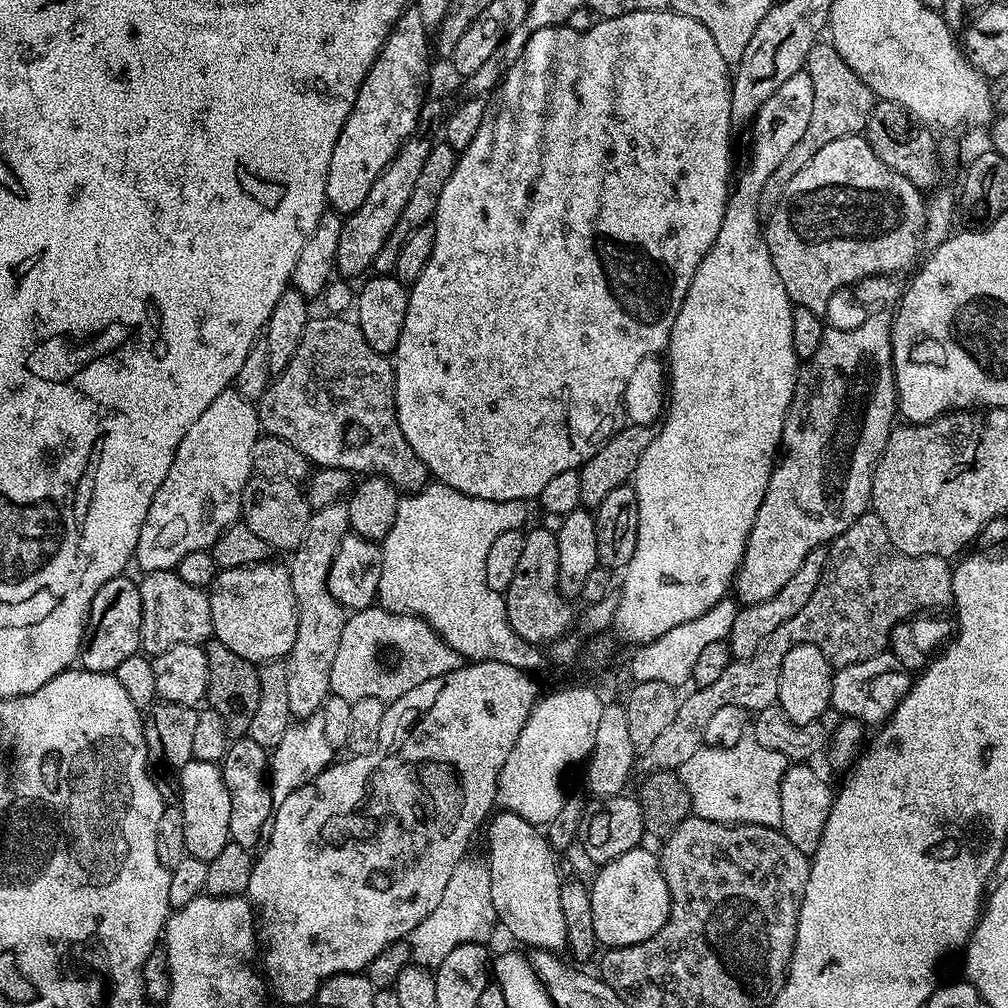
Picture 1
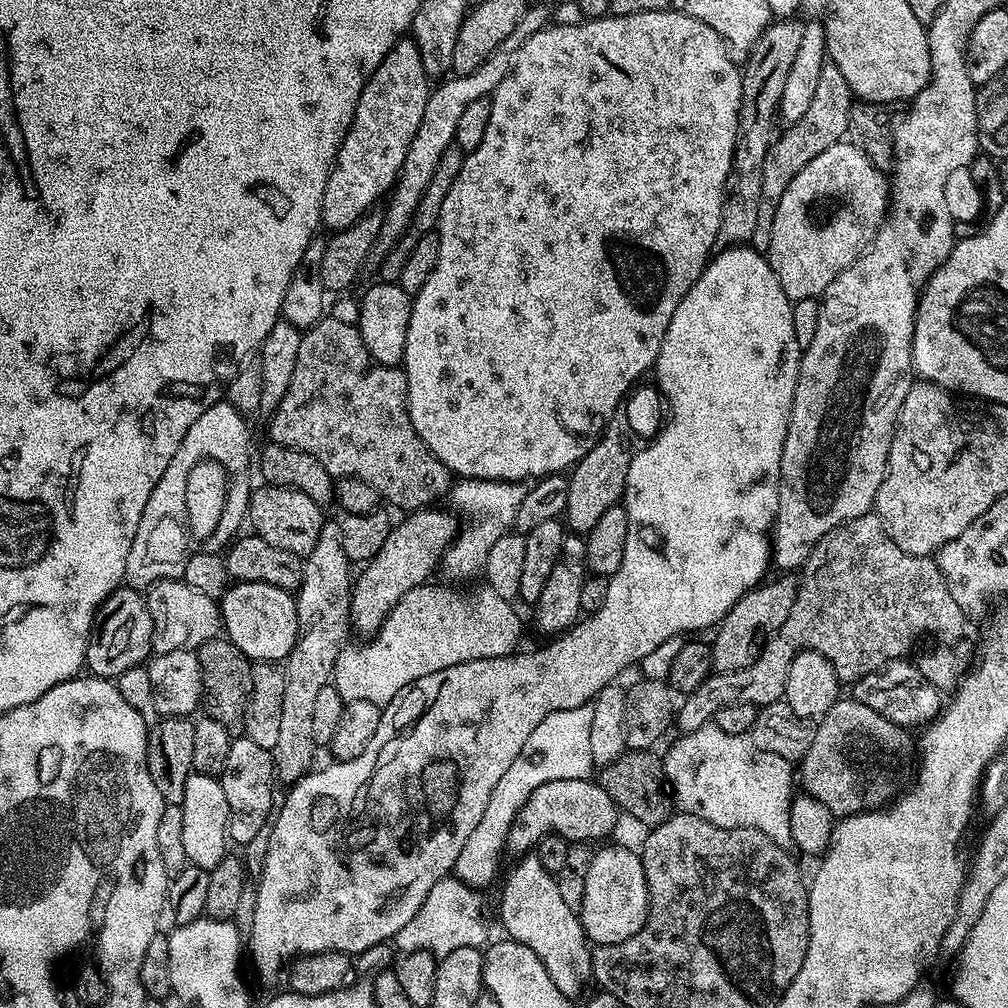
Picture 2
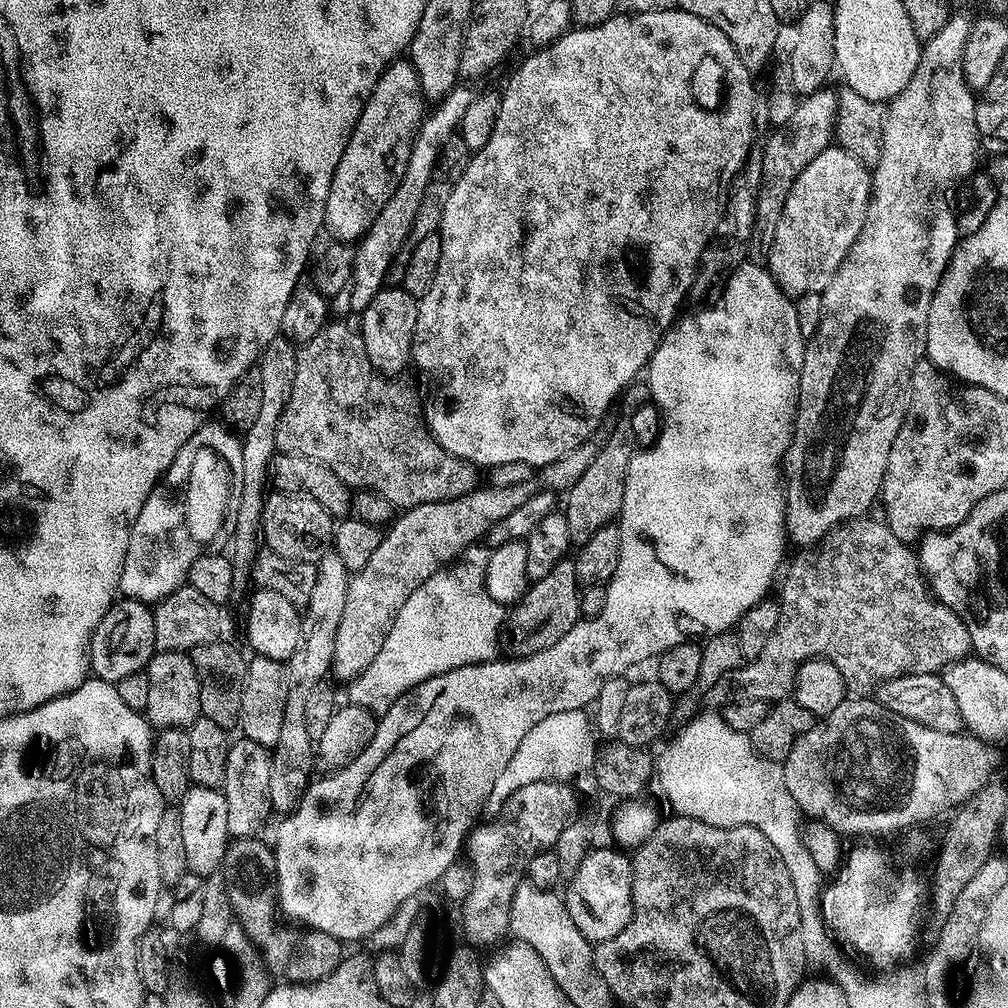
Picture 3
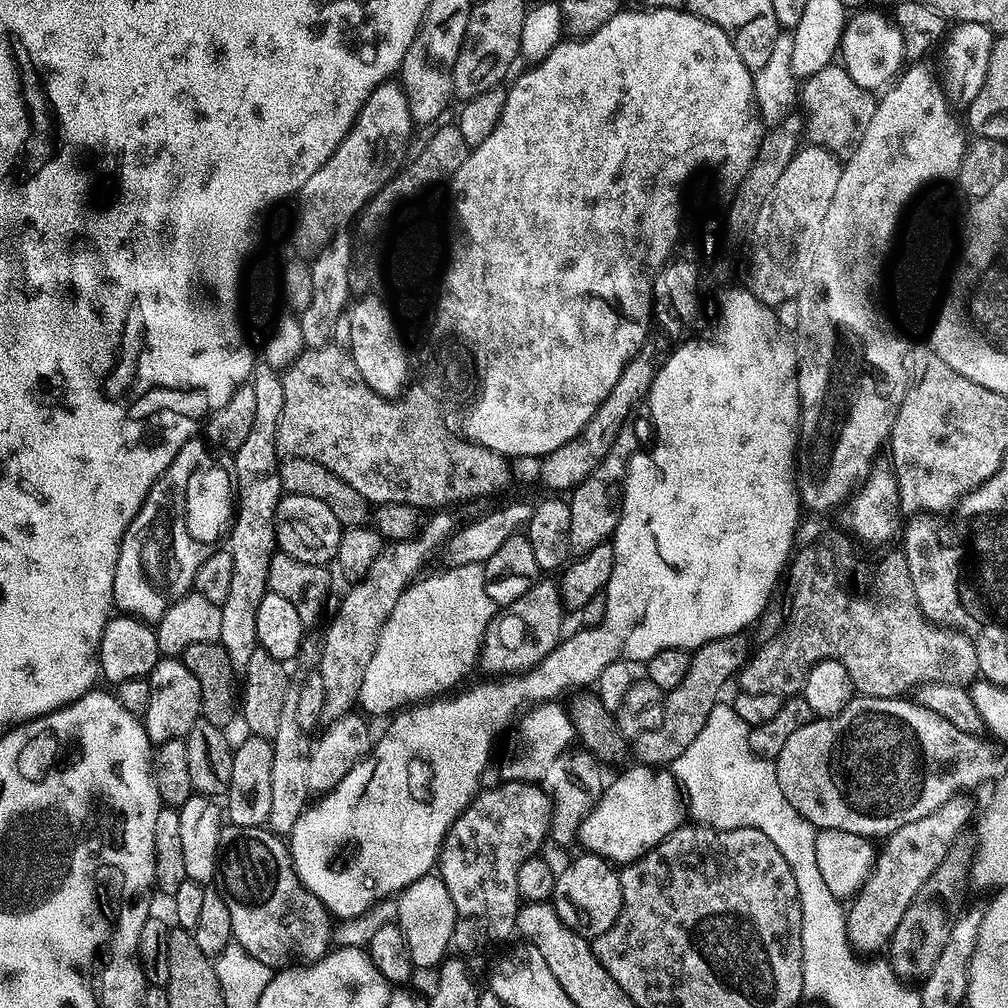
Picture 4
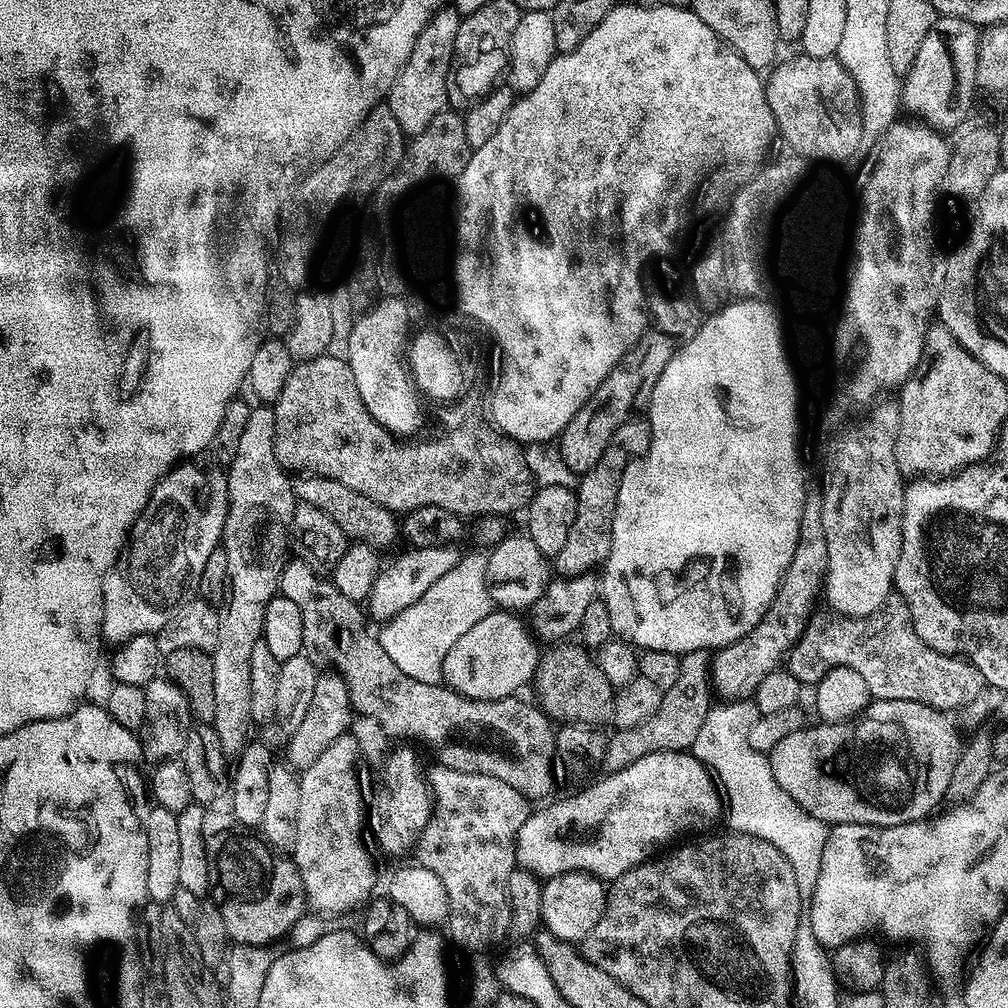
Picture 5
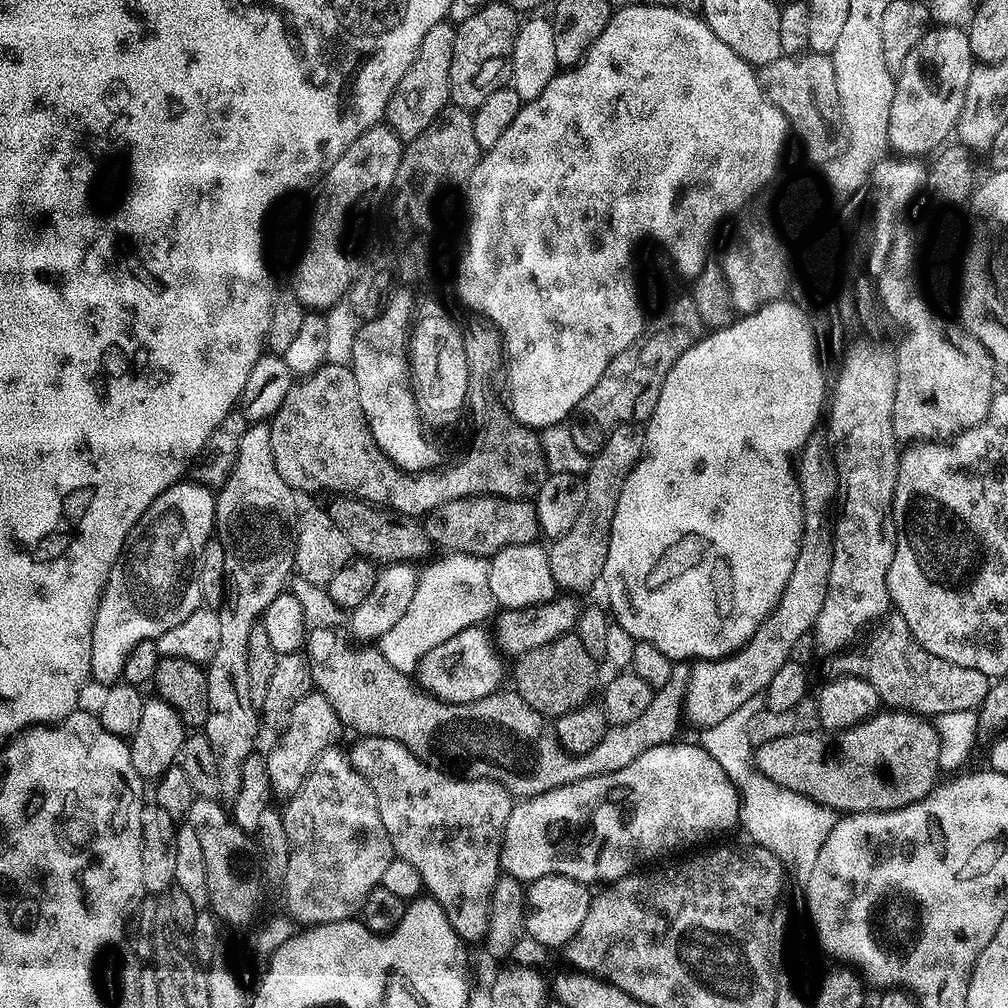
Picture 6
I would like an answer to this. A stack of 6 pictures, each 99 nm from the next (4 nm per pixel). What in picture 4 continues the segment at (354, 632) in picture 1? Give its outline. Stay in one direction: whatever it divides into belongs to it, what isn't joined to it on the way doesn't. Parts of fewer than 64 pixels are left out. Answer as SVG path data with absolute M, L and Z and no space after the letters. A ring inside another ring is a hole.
M482 564L445 568L445 572L436 572L425 580L417 579L409 584L398 598L394 610L390 610L390 618L386 618L382 634L378 634L370 666L364 668L358 704L361 709L365 708L365 713L373 712L376 716L387 717L413 702L424 702L429 698L439 697L452 690L447 688L454 687L472 666L474 668L477 665L480 643L484 640L488 623L497 615L498 605L492 601L490 594L486 594Z

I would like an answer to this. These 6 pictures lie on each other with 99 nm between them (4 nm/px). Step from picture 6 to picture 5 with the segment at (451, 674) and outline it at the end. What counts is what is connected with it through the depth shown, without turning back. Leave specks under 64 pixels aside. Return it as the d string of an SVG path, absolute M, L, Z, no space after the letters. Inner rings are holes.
M493 610L458 638L450 657L452 691L471 700L501 700L516 696L519 688L535 677L542 648L529 621L520 616L512 610Z

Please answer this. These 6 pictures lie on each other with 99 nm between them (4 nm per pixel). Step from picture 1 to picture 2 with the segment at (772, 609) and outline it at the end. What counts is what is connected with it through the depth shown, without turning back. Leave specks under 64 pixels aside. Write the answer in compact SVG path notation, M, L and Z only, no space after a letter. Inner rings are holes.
M776 580L769 588L761 587L759 590L747 592L734 607L728 611L728 615L720 621L715 629L716 640L711 641L712 667L718 672L733 672L750 666L760 656L762 647L762 635L760 631L768 624L768 616L764 611L772 607L776 611L774 618L777 625L786 622L788 609L794 606L796 601L797 585L788 580Z

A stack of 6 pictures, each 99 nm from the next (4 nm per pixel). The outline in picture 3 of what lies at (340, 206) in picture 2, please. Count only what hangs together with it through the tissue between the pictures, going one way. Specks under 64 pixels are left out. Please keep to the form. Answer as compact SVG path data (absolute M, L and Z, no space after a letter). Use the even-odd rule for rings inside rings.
M404 58L393 60L378 78L354 126L352 133L356 136L356 148L360 148L360 140L364 140L364 148L372 148L372 152L380 152L380 156L384 156L384 164L380 164L380 168L392 168L393 178L399 180L408 165L424 107L426 104L420 95L418 76L411 63ZM368 140L372 140L372 144L368 144Z

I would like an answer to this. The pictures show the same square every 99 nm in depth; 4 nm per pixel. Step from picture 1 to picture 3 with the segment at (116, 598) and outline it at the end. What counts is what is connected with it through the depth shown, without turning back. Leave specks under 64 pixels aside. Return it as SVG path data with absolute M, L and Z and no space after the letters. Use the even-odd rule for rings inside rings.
M120 598L112 603L110 610L104 615L102 622L98 622L92 635L90 672L95 679L107 680L109 684L116 685L129 674L147 669L158 651L152 614L153 609L140 600Z

